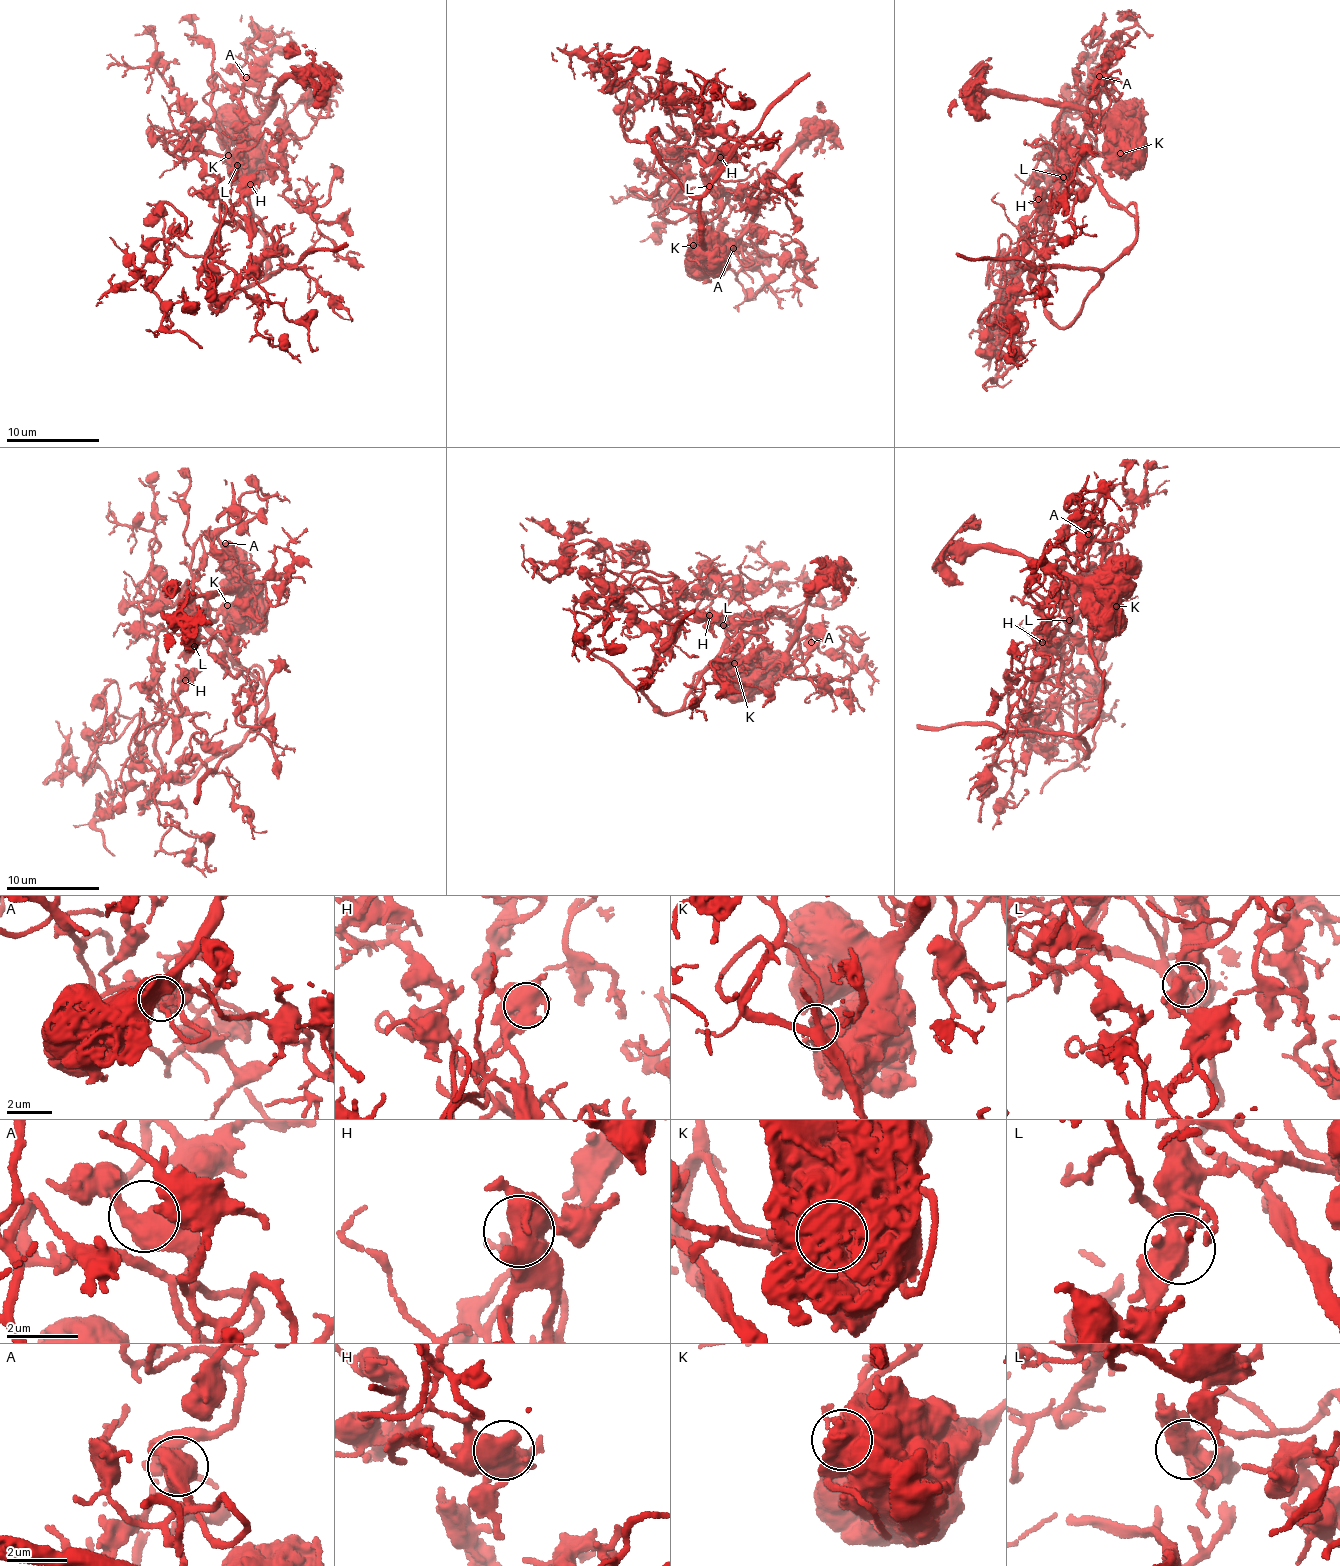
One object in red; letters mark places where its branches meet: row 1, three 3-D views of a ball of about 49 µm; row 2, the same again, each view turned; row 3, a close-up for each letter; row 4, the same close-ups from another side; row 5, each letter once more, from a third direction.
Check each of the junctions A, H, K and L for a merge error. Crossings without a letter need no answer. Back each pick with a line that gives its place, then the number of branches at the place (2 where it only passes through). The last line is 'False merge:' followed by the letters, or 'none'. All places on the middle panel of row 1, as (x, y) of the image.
K: place (693, 245); branches 3
False merge: K

